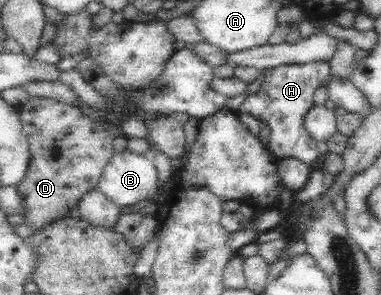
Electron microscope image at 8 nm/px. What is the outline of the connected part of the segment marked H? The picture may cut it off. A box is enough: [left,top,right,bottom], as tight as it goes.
[238,61,329,164]

